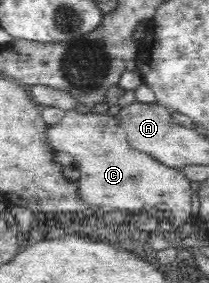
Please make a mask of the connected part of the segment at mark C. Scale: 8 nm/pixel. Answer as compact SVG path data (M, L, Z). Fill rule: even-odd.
M75 110L68 111L65 117L55 125L49 126L44 133L46 141L55 151L65 151L73 158L73 165L80 171L77 197L87 205L99 207L101 212L125 210L137 213L153 211L157 204L165 204L173 213L172 239L178 239L178 226L190 221L191 215L191 186L178 168L167 167L145 152L136 150L126 138L121 120L117 116L103 114L81 114Z

